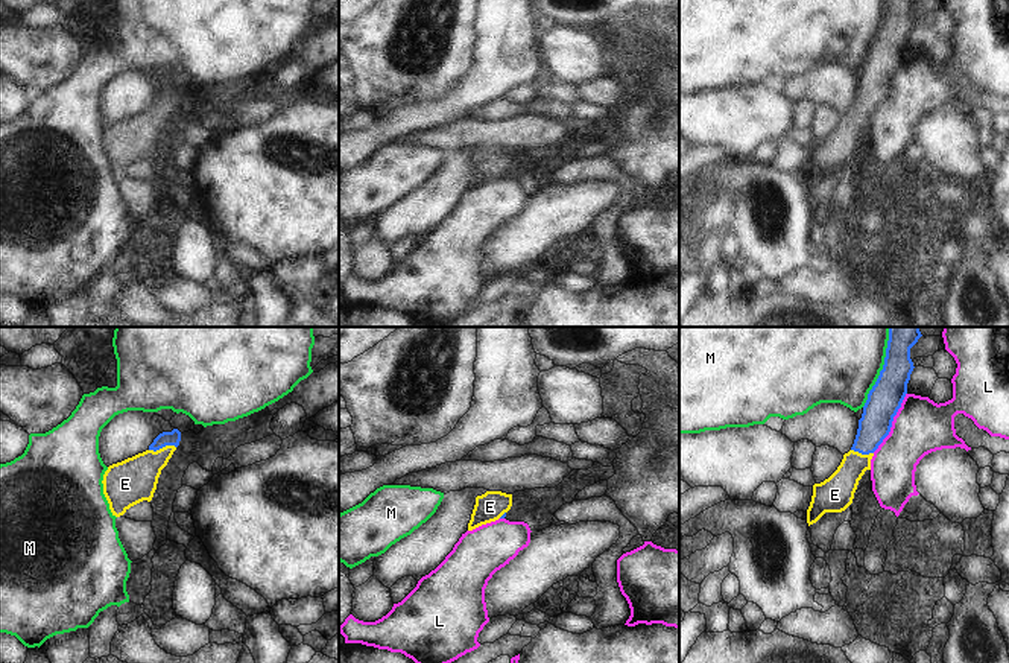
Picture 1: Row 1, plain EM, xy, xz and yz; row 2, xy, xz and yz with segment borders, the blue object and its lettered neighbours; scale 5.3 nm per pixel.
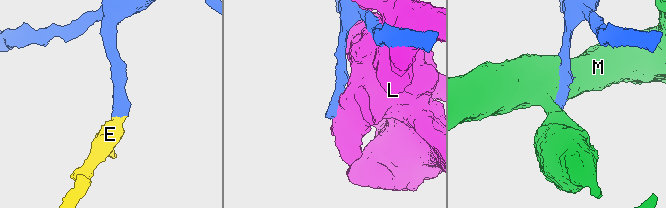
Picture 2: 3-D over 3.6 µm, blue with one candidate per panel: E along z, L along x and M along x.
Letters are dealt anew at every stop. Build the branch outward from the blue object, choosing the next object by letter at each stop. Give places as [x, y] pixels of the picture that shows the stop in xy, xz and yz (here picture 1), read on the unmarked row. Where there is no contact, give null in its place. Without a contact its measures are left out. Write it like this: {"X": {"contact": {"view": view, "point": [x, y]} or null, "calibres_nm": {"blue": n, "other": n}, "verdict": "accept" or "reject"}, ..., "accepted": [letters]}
{"E": {"contact": {"view": "xy", "point": [161, 107]}, "calibres_nm": {"blue": 80, "other": 240}, "verdict": "accept"}, "L": {"contact": {"view": "yz", "point": [891, 82]}, "calibres_nm": {"blue": 180, "other": 300}, "verdict": "reject"}, "M": {"contact": {"view": "yz", "point": [880, 34]}, "calibres_nm": {"blue": 180, "other": 340}, "verdict": "reject"}, "accepted": ["E"]}

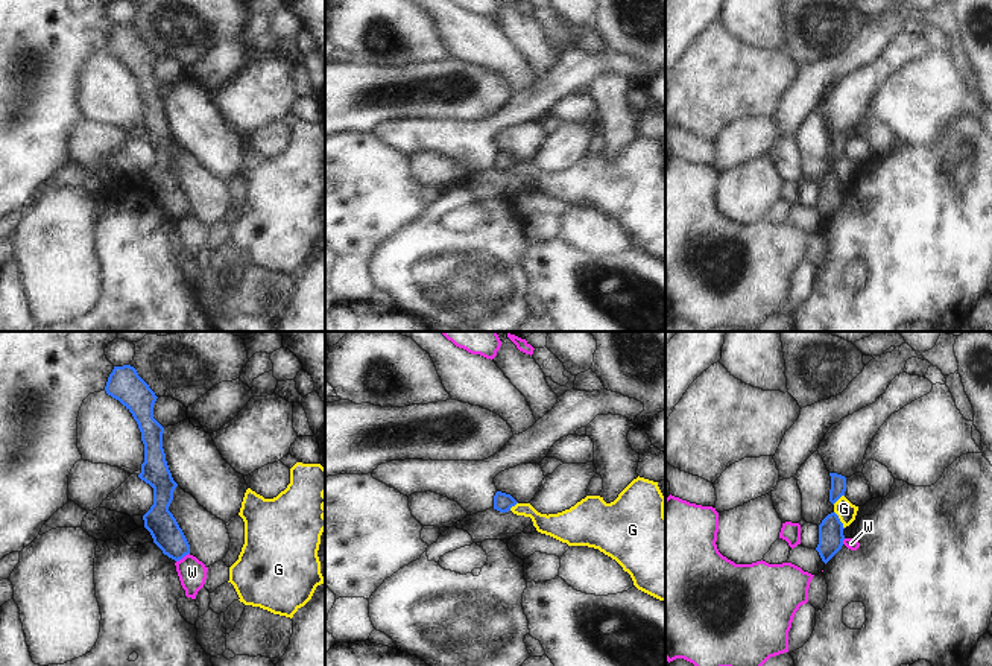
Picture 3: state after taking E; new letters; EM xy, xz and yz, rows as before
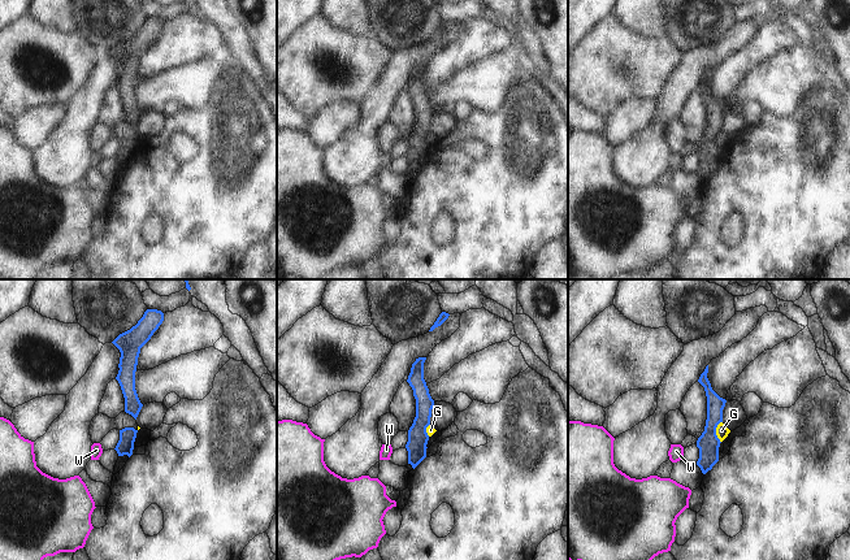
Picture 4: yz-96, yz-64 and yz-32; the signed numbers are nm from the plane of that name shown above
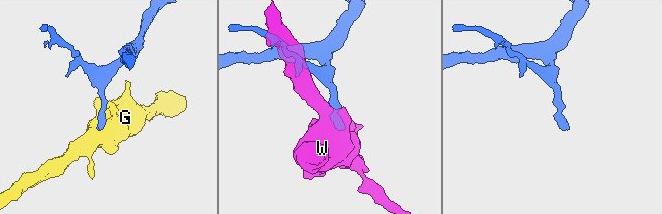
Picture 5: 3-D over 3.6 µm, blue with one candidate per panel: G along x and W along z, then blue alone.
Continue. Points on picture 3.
{"G": {"contact": {"view": "yz", "point": [839, 180]}, "calibres_nm": {"blue": 130, "other": 100}, "verdict": "reject"}, "W": {"contact": {"view": "xy", "point": [183, 216]}, "calibres_nm": {"blue": 160, "other": 150}, "verdict": "reject"}, "accepted": []}

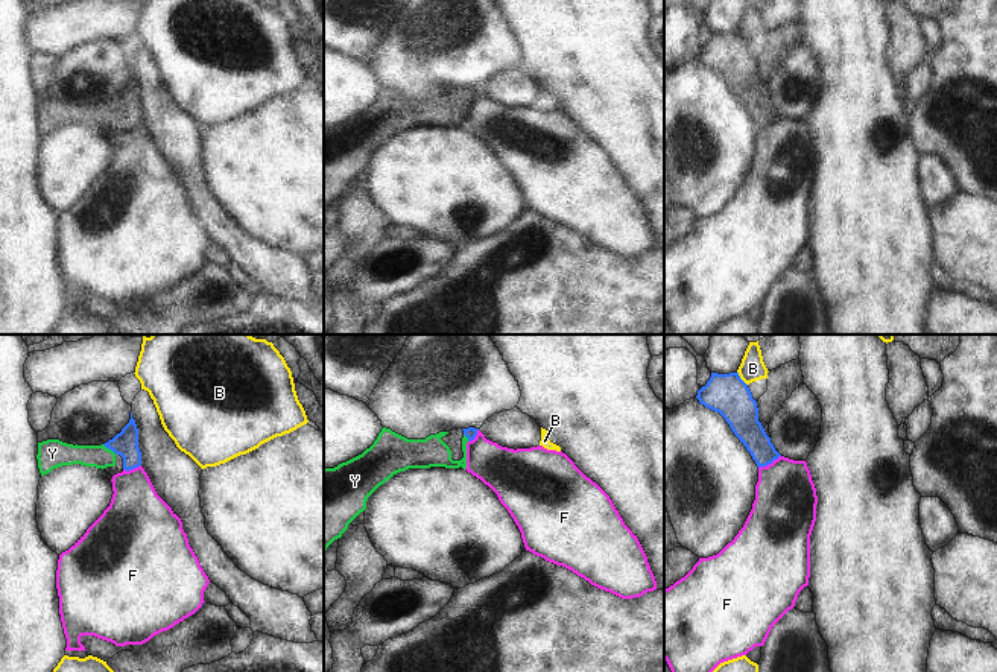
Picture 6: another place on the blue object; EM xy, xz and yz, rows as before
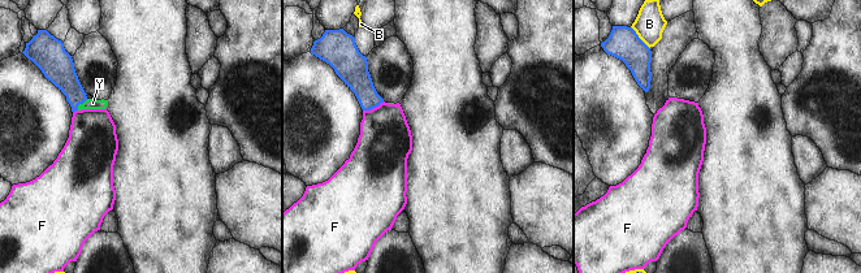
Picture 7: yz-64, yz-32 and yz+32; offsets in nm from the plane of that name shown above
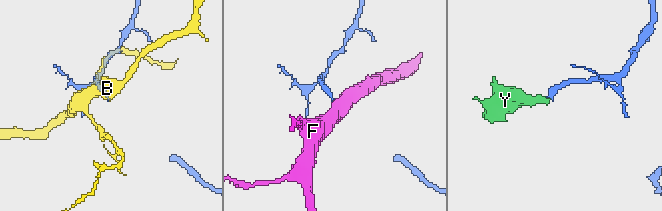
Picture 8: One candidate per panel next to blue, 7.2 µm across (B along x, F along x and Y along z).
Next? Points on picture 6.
{"B": {"contact": {"view": "yz", "point": [740, 38]}, "calibres_nm": {"blue": 220, "other": 140}, "verdict": "reject"}, "F": {"contact": {"view": "yz", "point": [769, 122]}, "calibres_nm": {"blue": 150, "other": 320}, "verdict": "reject"}, "Y": {"contact": {"view": "xy", "point": [110, 108]}, "calibres_nm": {"blue": 130, "other": 120}, "verdict": "accept"}, "accepted": ["Y"]}

